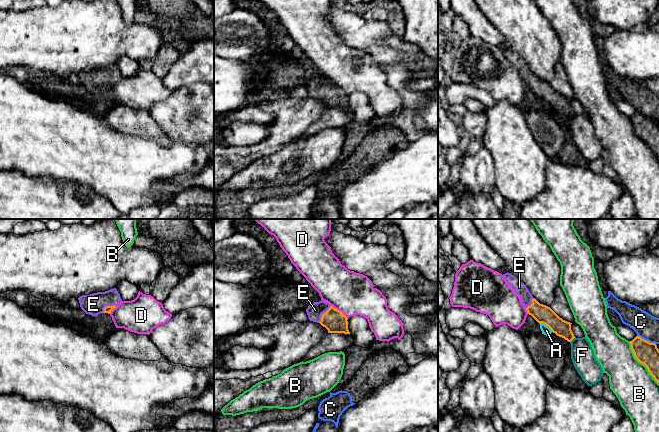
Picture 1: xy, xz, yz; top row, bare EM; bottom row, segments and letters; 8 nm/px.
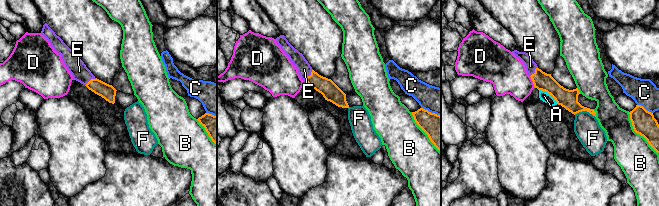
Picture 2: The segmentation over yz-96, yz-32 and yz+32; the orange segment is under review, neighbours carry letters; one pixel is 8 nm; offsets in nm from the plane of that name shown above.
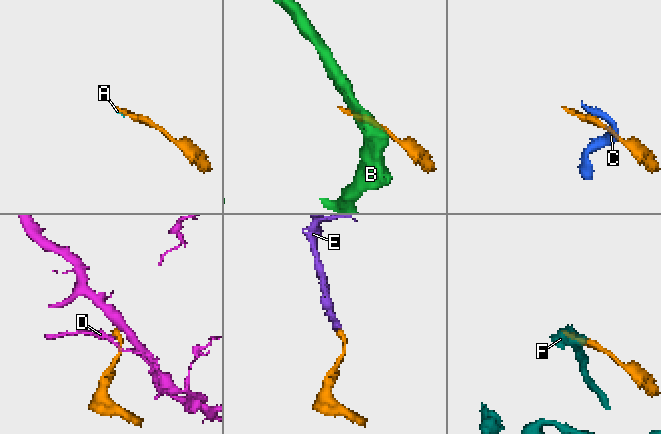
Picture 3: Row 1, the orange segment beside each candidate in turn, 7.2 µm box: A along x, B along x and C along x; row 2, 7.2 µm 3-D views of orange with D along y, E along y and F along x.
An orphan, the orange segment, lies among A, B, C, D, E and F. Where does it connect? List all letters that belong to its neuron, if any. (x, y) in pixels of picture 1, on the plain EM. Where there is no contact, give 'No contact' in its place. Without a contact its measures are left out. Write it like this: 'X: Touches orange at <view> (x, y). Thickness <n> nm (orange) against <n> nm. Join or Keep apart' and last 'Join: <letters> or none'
A: Touches orange at yz (546, 101). Thickness 150 nm (orange) against 70 nm. Keep apart
B: Touches orange at yz (641, 138). Thickness 180 nm (orange) against 340 nm. Keep apart
C: Touches orange at yz (645, 116). Thickness 180 nm (orange) against 200 nm. Keep apart
D: Touches orange at xz (338, 86). Thickness 180 nm (orange) against 340 nm. Keep apart
E: Touches orange at xz (322, 90). Thickness 180 nm (orange) against 130 nm. Join
F: Touches orange at yz (572, 115). Thickness 140 nm (orange) against 190 nm. Keep apart
Join: E

